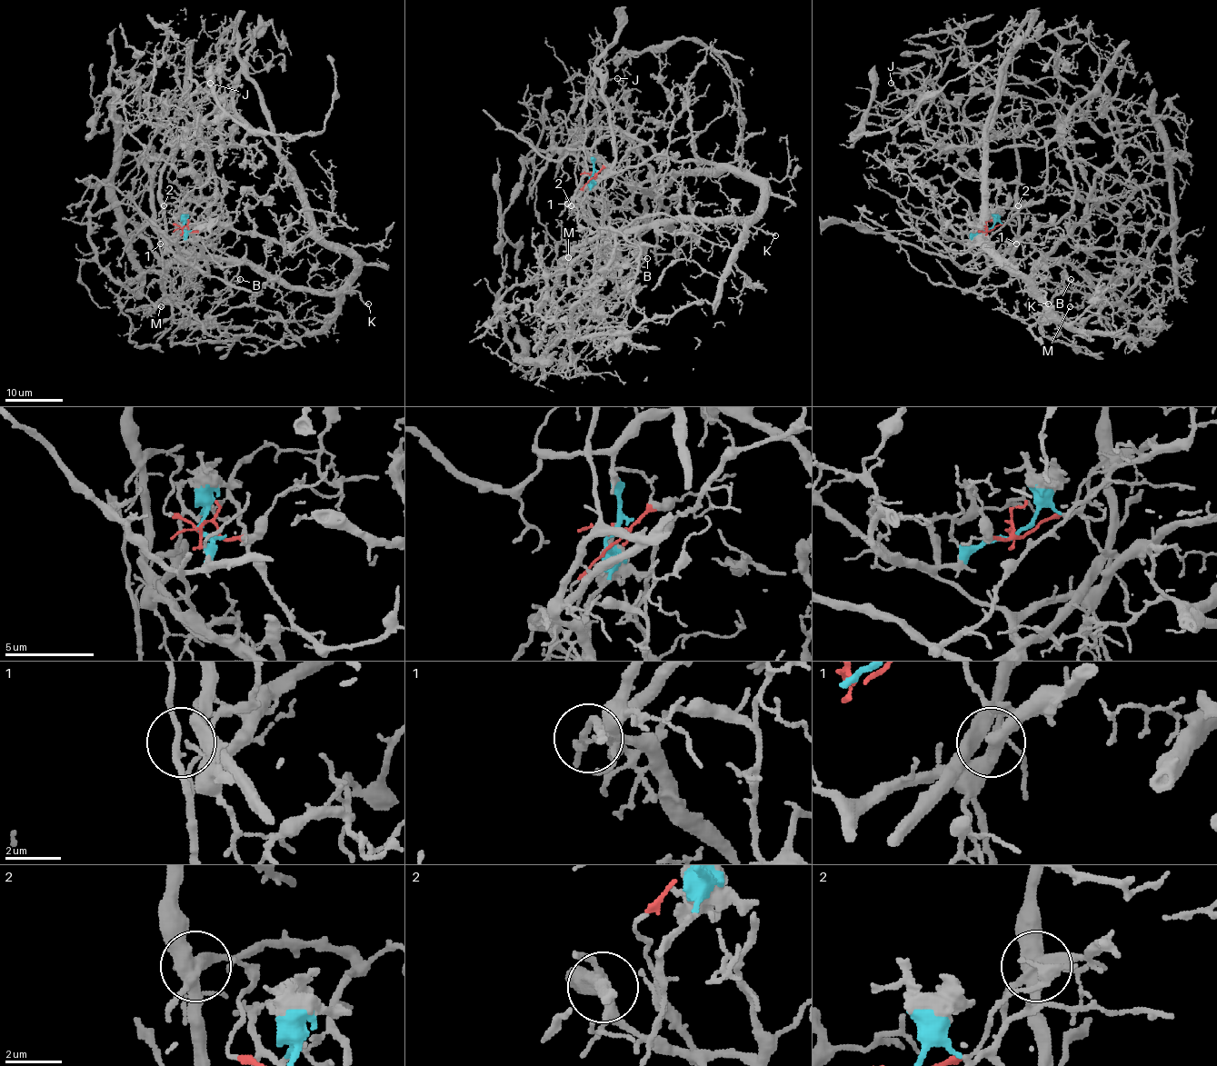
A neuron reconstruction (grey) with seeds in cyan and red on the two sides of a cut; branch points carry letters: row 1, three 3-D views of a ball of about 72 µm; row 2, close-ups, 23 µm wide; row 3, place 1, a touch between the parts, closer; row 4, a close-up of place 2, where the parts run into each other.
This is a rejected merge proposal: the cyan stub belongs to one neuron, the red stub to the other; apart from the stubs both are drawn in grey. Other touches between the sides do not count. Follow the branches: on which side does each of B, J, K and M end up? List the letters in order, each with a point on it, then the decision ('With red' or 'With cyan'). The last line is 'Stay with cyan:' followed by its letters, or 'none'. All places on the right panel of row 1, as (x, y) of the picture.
B: Place: (1071, 279). With cyan
J: Place: (891, 83). With cyan
K: Place: (1048, 303). With cyan
M: Place: (1070, 306). With red
Stay with cyan: B, J, K

